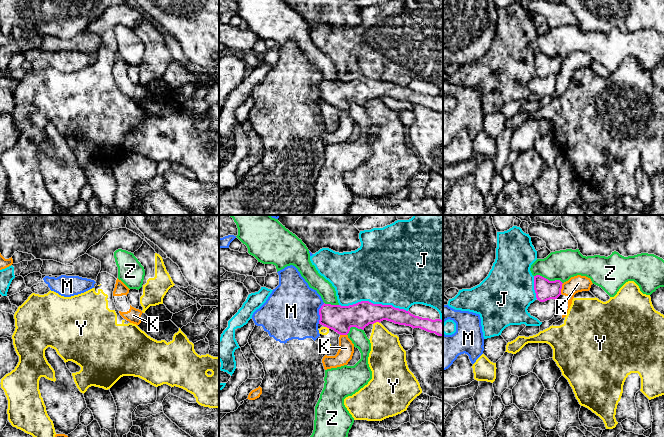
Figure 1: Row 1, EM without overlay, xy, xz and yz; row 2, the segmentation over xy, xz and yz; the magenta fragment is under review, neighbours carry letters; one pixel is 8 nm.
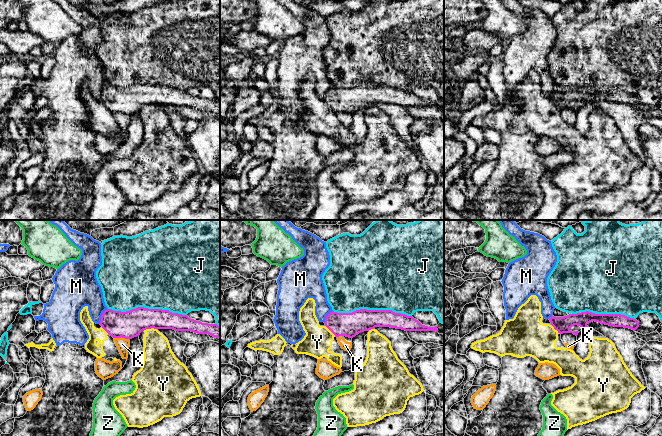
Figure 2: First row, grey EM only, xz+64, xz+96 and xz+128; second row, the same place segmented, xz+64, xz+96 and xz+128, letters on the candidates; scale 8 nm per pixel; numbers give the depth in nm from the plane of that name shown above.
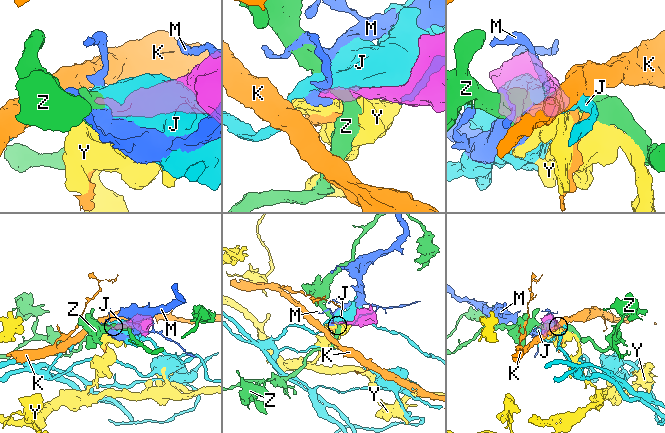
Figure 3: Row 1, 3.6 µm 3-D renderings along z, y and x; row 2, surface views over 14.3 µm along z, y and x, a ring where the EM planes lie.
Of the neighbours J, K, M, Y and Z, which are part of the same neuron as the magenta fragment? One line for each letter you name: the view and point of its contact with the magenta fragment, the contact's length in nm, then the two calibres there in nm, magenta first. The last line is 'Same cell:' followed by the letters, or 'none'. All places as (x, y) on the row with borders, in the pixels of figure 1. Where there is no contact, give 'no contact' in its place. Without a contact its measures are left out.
Same cell: none

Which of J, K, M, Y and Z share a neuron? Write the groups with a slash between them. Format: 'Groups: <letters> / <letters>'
Groups: J / K / M / Y / Z

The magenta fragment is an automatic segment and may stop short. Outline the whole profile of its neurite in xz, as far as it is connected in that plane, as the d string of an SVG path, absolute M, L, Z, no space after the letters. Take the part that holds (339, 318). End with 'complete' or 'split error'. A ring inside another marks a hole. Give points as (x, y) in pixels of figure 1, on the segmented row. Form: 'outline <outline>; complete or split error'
outline M361 301L349 306L324 303L319 309L319 315L319 324L340 335L347 335L351 327L364 330L369 324L387 320L443 336L443 320L441 319L422 318L392 305L373 304L369 301Z; complete

